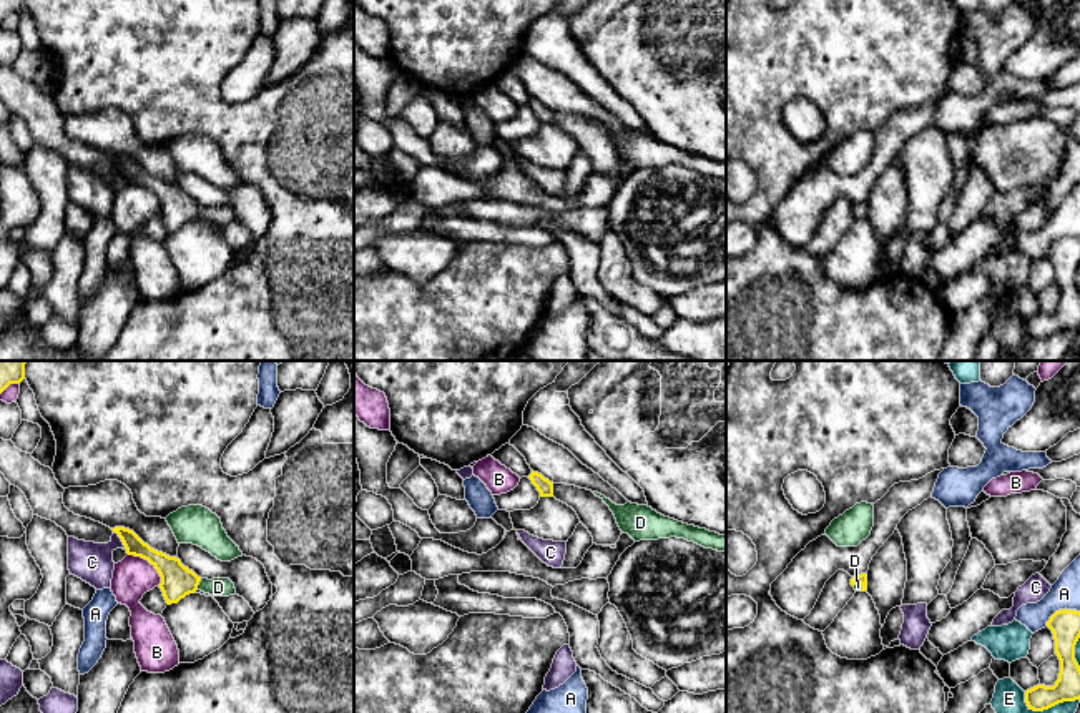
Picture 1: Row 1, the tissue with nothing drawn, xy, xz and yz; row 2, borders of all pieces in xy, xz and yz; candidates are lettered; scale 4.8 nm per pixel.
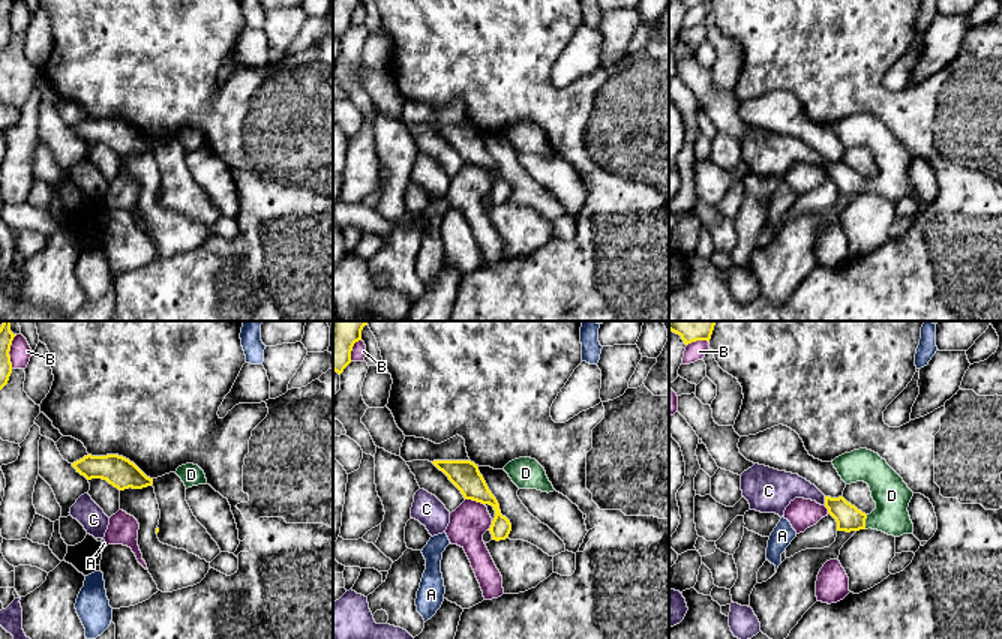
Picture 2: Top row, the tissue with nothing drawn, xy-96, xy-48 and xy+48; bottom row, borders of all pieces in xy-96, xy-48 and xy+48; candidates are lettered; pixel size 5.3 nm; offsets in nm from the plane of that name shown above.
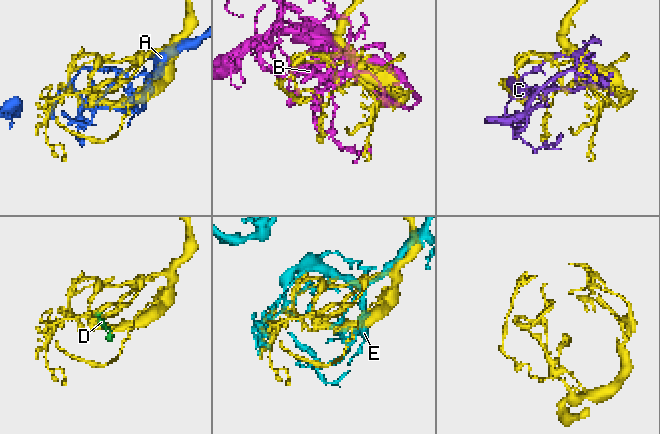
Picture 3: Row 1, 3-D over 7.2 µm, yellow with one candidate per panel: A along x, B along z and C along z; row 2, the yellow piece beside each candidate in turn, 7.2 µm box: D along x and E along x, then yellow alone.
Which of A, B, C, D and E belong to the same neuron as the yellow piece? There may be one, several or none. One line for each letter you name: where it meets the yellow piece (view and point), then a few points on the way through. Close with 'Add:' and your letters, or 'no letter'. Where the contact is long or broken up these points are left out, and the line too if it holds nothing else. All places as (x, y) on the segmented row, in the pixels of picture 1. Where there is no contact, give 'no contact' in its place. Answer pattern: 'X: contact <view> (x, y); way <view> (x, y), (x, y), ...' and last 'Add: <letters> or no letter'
D: contact xy (198, 584)
Add: D

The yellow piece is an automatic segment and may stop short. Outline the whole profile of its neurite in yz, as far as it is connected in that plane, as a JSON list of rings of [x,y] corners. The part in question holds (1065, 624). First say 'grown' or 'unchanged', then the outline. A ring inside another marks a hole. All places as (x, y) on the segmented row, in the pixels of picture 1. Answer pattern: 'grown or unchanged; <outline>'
unchanged; [[[1058,610],[1050,617],[1047,627],[1053,633],[1060,673],[1053,686],[1037,685],[1025,691],[1025,703],[1033,711],[1080,700],[1080,666],[1075,660],[1075,645],[1080,638],[1080,612]]]

